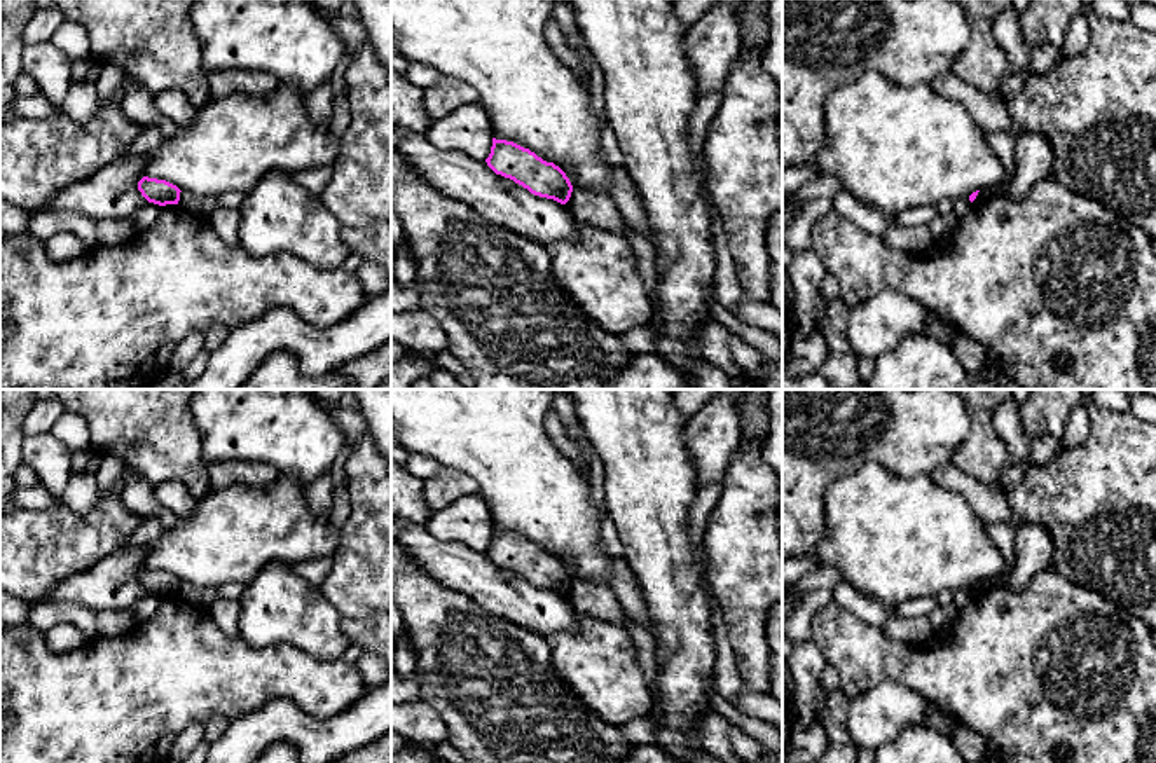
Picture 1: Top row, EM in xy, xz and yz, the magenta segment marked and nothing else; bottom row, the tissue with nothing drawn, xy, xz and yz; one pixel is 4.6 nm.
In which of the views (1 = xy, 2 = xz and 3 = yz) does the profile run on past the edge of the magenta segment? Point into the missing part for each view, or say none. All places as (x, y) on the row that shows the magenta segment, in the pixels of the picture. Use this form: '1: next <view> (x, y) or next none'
1: next none
2: next none
3: next none

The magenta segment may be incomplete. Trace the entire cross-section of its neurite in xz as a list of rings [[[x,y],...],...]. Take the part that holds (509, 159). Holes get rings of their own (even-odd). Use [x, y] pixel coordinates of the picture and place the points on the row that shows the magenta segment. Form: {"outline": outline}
{"outline": [[[492,138],[487,166],[505,178],[527,189],[531,194],[566,204],[573,185],[566,173],[554,162],[547,162],[529,148],[513,141]]]}

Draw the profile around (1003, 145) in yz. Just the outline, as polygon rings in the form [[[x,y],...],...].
[[[990,133],[985,134],[985,140],[1004,166],[1004,180],[997,185],[981,189],[976,199],[971,203],[973,206],[983,206],[992,199],[1001,197],[1004,187],[1015,175],[1015,138],[1006,133]]]

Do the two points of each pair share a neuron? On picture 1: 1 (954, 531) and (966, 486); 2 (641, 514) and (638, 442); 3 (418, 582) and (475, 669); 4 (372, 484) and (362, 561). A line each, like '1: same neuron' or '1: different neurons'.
1: different neurons
2: same neuron
3: same neuron
4: same neuron

